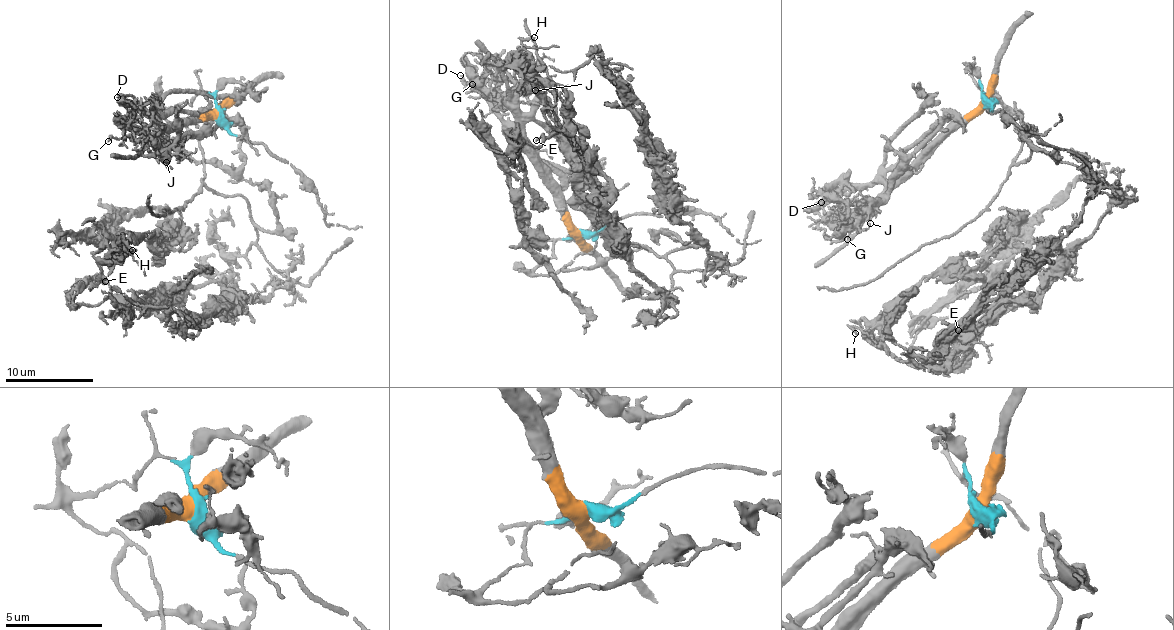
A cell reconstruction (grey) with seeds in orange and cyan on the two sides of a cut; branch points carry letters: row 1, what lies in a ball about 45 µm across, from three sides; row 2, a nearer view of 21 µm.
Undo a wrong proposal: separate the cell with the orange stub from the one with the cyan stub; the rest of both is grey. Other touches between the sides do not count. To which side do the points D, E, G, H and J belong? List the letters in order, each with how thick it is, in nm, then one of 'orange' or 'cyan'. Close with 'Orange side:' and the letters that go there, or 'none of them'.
D: 110 nm thick; orange
E: 140 nm thick; cyan
G: 130 nm thick; orange
H: 180 nm thick; cyan
J: 140 nm thick; orange
Orange side: D, G, J

